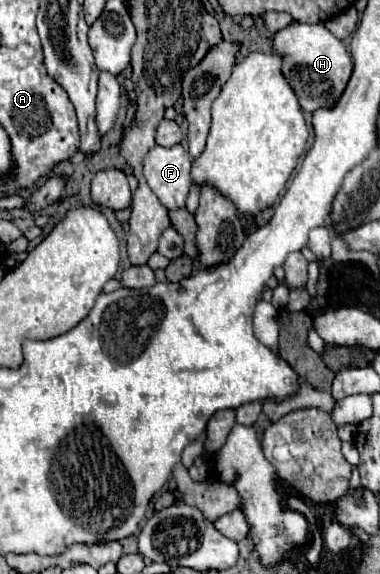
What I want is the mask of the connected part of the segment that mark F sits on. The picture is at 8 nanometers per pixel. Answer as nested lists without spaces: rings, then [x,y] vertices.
[[[155,145],[145,157],[143,157],[143,175],[151,187],[151,191],[157,195],[161,205],[167,211],[183,209],[189,187],[191,187],[191,159],[183,145],[175,145],[171,149],[163,149],[161,145]]]

